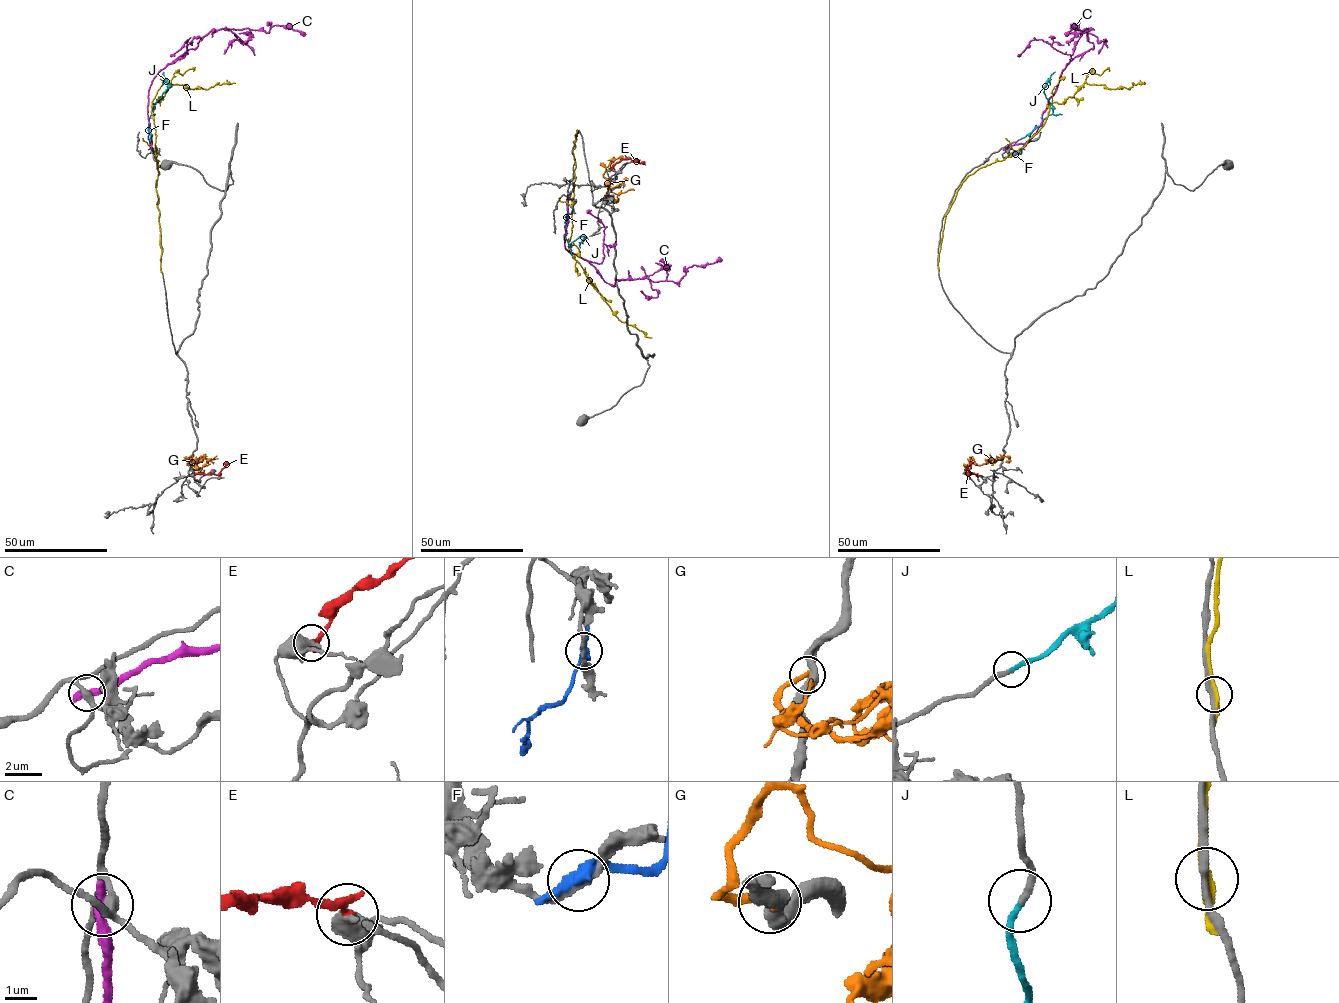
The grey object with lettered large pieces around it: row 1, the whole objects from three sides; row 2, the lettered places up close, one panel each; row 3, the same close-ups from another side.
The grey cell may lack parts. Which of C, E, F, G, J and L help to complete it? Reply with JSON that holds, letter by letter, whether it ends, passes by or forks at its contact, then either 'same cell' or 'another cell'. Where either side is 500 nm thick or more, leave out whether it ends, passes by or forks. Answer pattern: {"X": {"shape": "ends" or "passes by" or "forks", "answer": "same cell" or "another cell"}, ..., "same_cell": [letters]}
{"C": {"shape": "ends", "answer": "another cell"}, "E": {"answer": "another cell"}, "F": {"shape": "passes by", "answer": "another cell"}, "G": {"shape": "ends", "answer": "another cell"}, "J": {"shape": "ends", "answer": "same cell"}, "L": {"shape": "passes by", "answer": "another cell"}, "same_cell": ["J"]}

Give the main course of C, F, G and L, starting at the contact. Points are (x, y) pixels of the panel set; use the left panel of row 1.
C: (151, 149), (147, 109), (153, 80), (212, 30), (249, 28), (268, 33), (272, 26), (289, 26), (305, 35)
F: (156, 154), (148, 139), (149, 125)
G: (192, 455), (189, 458), (192, 461), (187, 463), (196, 461), (198, 470), (210, 464)
L: (160, 268), (159, 199), (156, 189), (159, 173), (152, 102), (165, 95), (171, 83), (194, 89), (235, 83)

